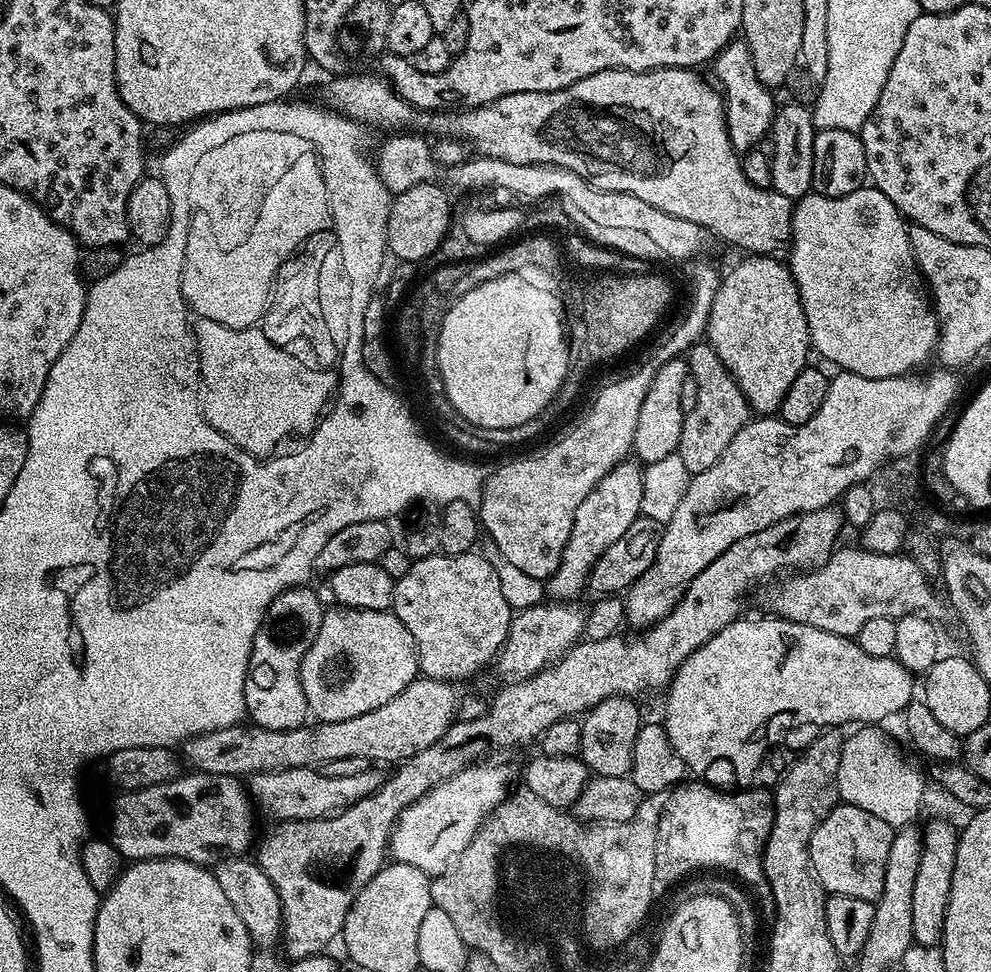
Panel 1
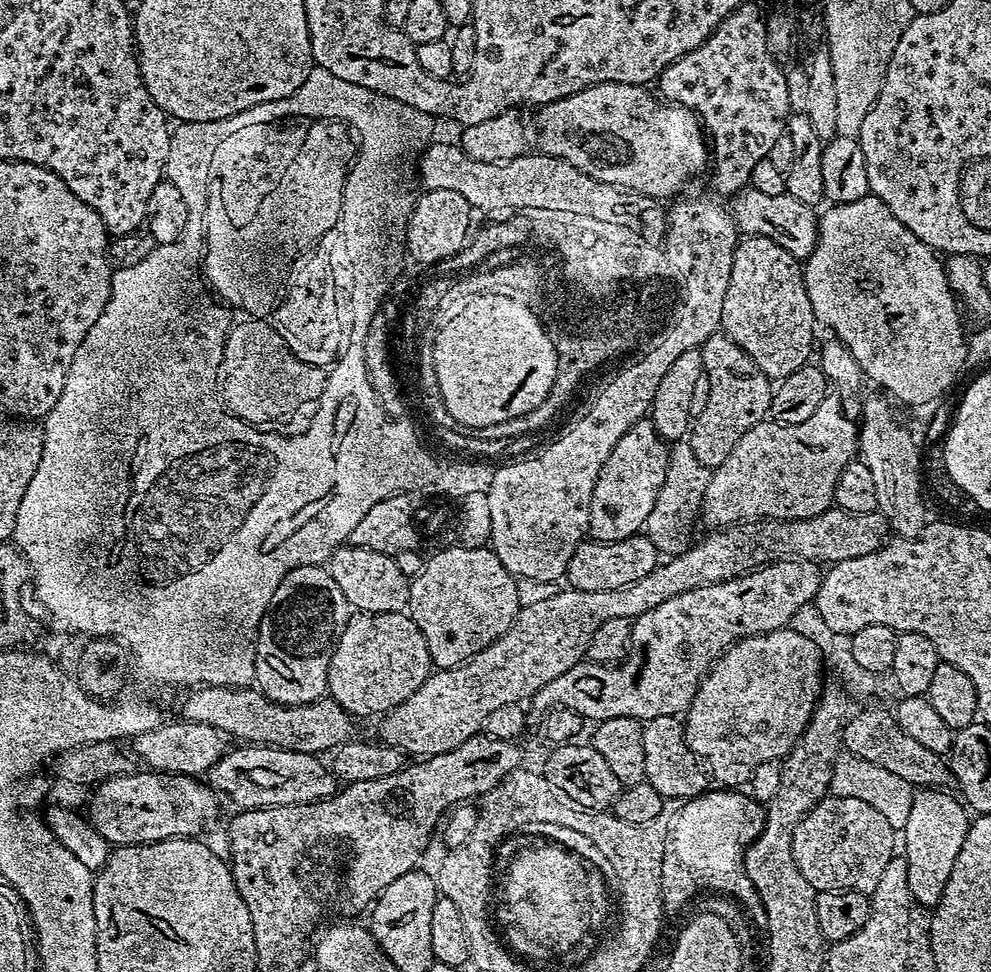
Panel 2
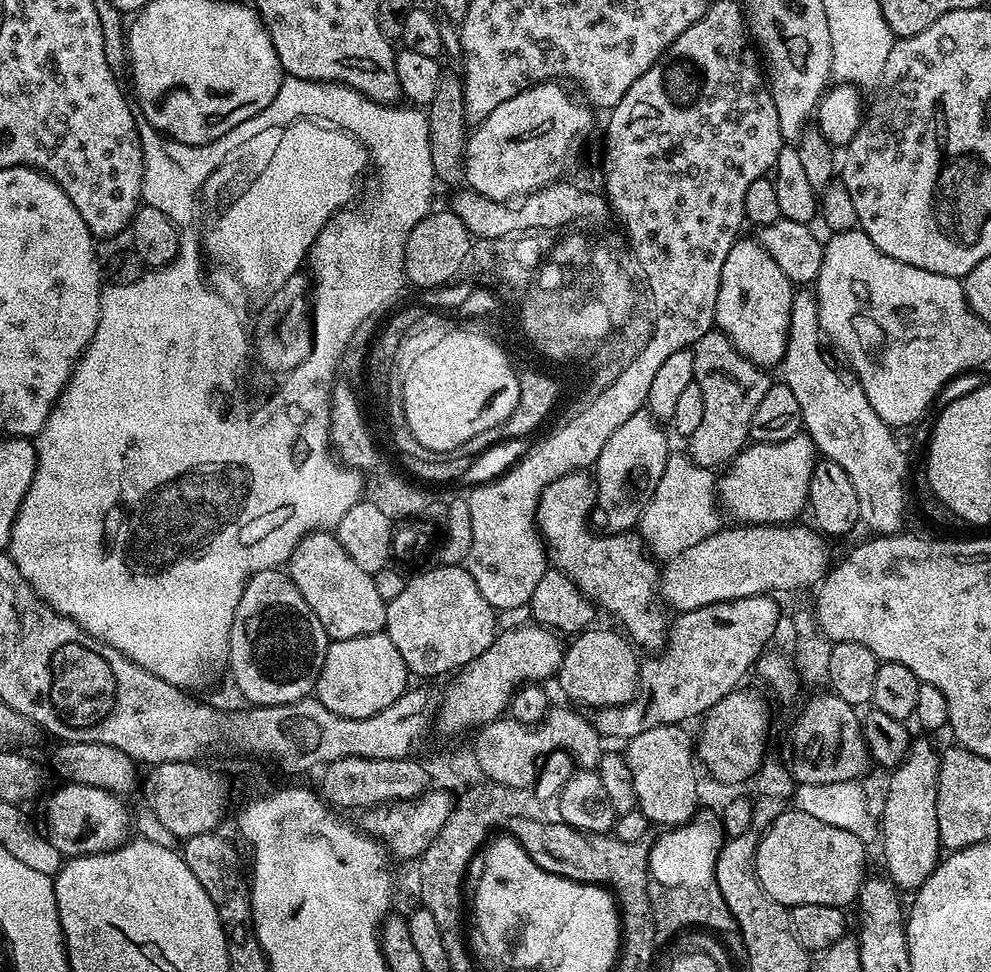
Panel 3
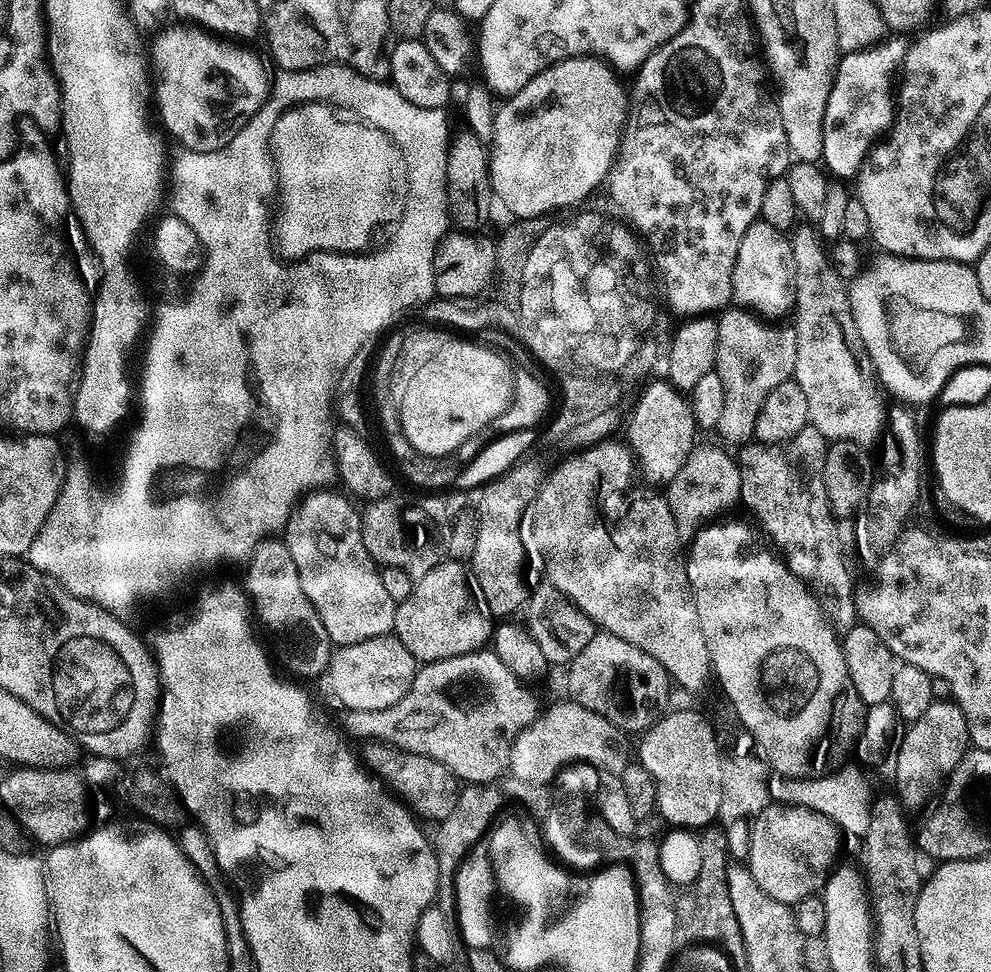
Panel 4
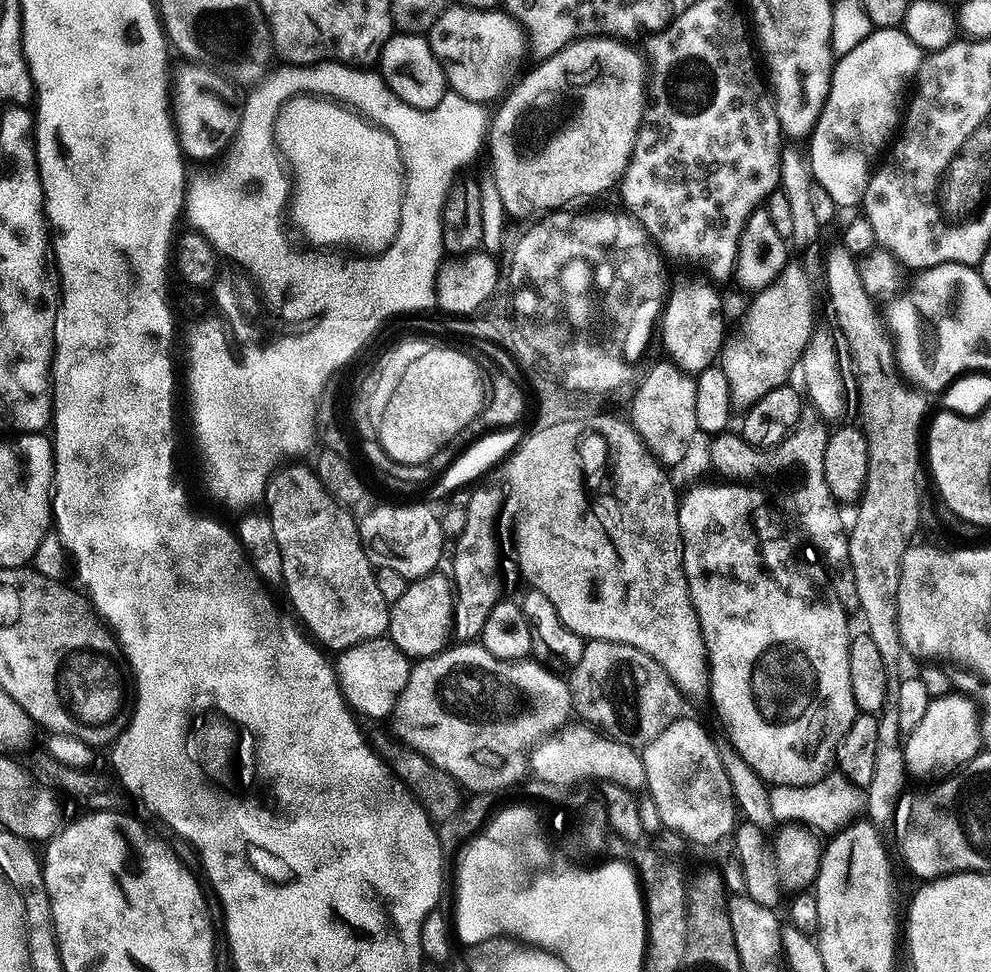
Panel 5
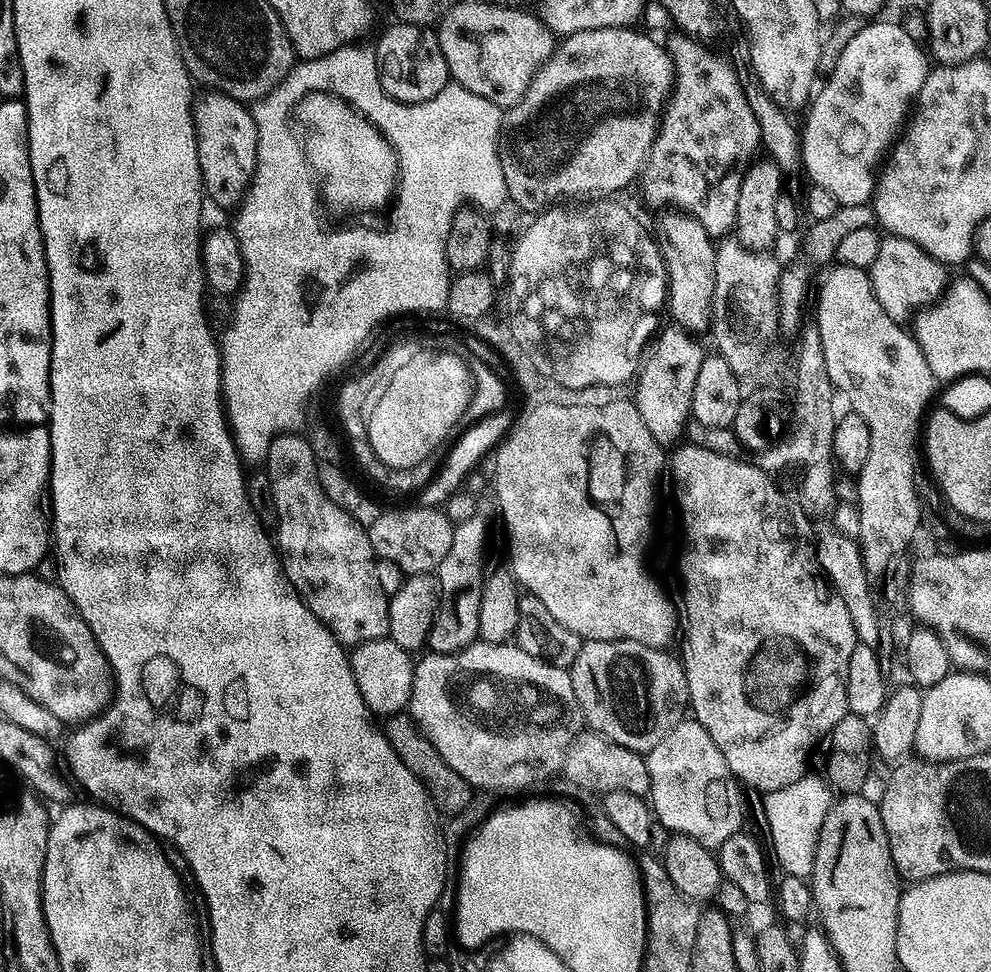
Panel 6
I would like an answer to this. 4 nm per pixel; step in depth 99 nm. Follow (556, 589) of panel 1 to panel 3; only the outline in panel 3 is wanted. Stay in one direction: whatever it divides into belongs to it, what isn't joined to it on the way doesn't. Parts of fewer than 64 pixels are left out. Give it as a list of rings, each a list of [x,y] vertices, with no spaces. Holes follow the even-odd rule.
[[[638,411],[626,418],[626,422],[610,434],[606,446],[602,446],[602,454],[598,454],[594,465],[596,507],[592,516],[597,529],[618,534],[639,525],[642,511],[640,492],[647,493],[658,486],[670,455],[668,436],[659,423],[661,421],[651,411]]]

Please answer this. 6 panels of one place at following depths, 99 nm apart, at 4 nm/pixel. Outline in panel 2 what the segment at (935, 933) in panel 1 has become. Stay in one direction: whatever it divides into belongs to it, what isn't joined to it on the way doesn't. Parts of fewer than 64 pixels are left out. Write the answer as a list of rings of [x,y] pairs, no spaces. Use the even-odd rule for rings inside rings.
[[[922,788],[913,791],[912,801],[910,802],[910,810],[906,814],[906,822],[902,829],[902,835],[904,835],[904,849],[902,849],[902,855],[906,862],[906,880],[910,882],[910,894],[913,901],[917,905],[920,905],[929,910],[936,907],[936,903],[942,898],[942,894],[946,890],[946,882],[950,880],[950,870],[954,870],[954,858],[958,858],[958,850],[962,850],[962,842],[966,842],[966,834],[968,833],[968,825],[970,823],[970,812],[967,807],[955,795],[951,796],[951,791],[941,790],[939,788]]]

